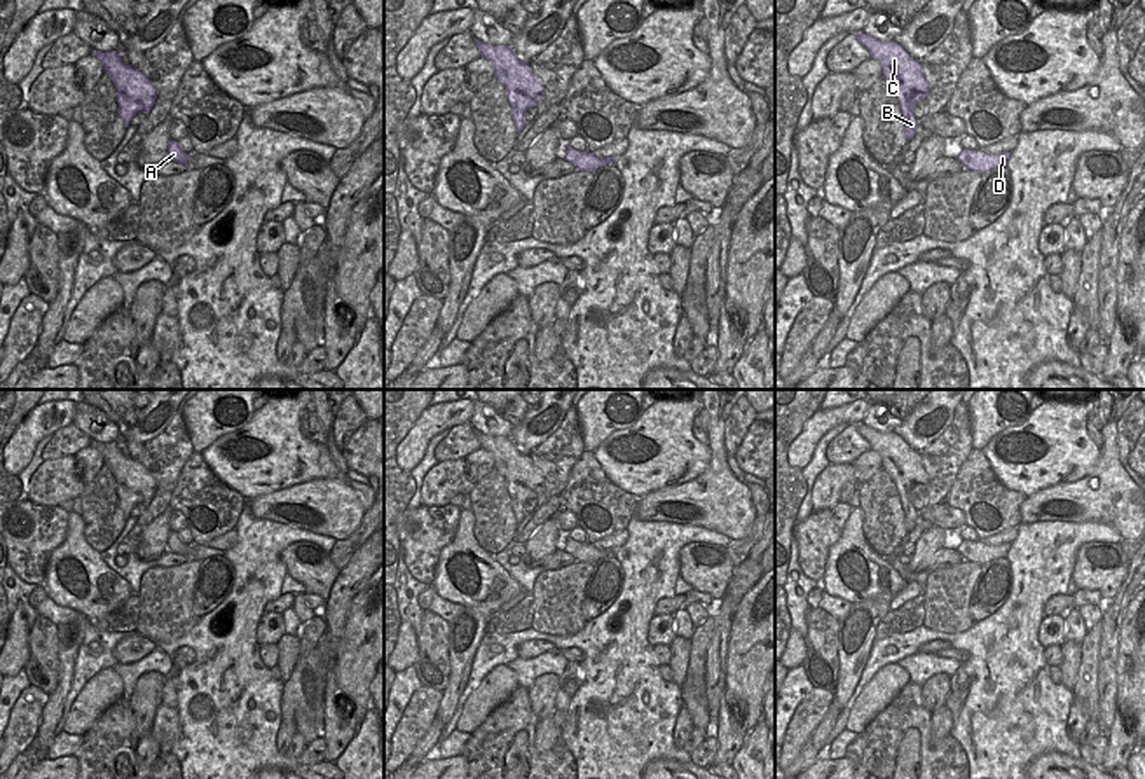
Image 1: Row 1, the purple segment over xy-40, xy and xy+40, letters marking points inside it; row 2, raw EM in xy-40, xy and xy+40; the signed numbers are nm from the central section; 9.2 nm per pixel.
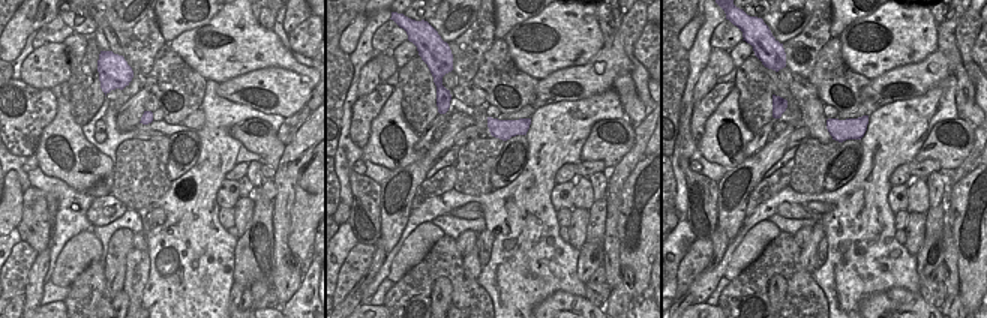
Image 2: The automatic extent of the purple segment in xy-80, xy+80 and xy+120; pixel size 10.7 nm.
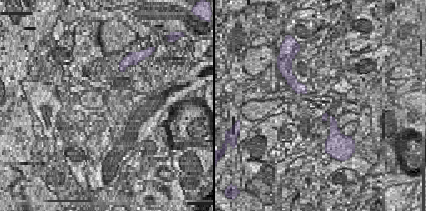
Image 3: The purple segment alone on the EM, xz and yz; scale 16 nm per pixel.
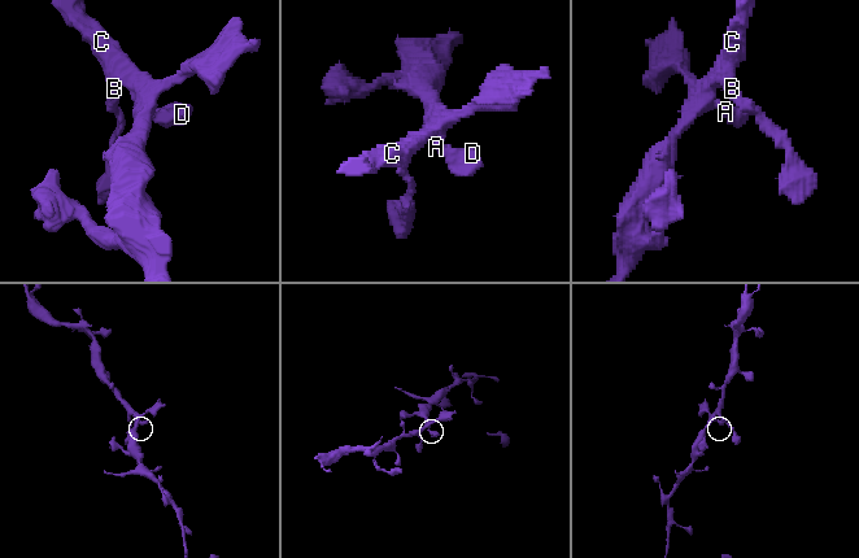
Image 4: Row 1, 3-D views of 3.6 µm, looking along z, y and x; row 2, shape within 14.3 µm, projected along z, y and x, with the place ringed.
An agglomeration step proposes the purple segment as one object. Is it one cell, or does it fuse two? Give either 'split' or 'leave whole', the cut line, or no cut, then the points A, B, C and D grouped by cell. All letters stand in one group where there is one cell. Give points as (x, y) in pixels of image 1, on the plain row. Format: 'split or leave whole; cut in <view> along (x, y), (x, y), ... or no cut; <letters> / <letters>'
leave whole; no cut; A B C D

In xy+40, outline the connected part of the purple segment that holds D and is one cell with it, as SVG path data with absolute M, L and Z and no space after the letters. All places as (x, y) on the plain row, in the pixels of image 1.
M962 540L956 552L963 557L963 561L986 564L993 559L1007 557L1011 543L1002 545L984 545L981 541Z

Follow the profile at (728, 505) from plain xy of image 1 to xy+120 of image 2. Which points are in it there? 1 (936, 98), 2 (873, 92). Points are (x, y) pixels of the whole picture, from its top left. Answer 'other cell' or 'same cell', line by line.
1: other cell
2: same cell

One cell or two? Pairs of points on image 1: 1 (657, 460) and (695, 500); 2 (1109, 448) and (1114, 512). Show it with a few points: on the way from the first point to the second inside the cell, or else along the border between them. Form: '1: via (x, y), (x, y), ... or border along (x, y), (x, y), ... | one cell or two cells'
1: border along (711, 456), (695, 477), (641, 498) | two cells
2: via (1109, 463), (1110, 496) | one cell

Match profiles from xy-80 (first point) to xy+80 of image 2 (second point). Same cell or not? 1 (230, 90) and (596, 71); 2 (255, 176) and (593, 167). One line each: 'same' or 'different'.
1: same
2: different

